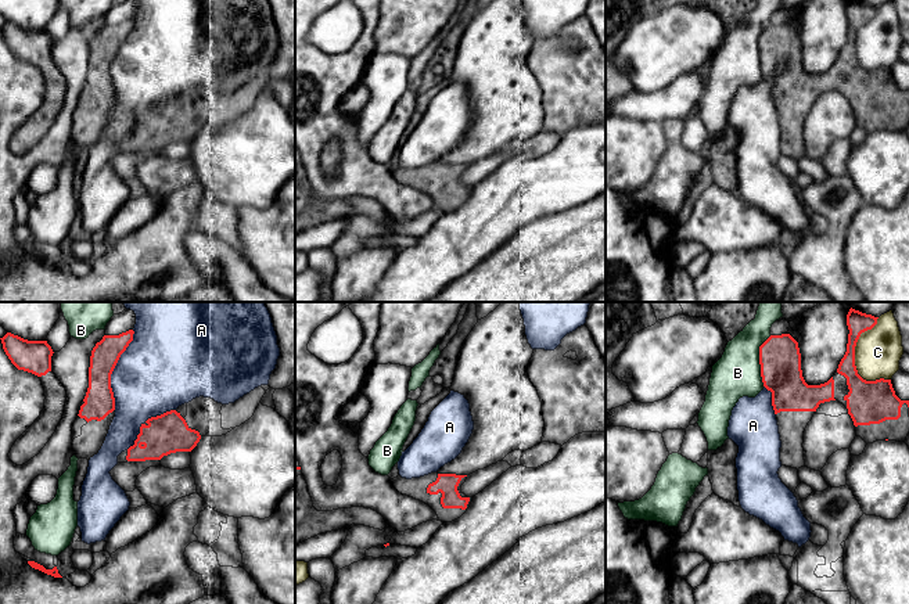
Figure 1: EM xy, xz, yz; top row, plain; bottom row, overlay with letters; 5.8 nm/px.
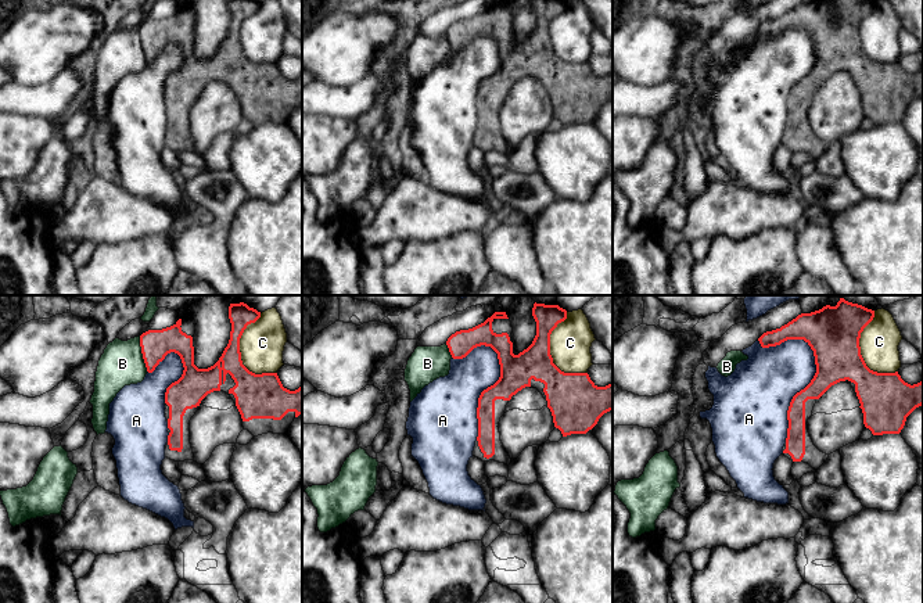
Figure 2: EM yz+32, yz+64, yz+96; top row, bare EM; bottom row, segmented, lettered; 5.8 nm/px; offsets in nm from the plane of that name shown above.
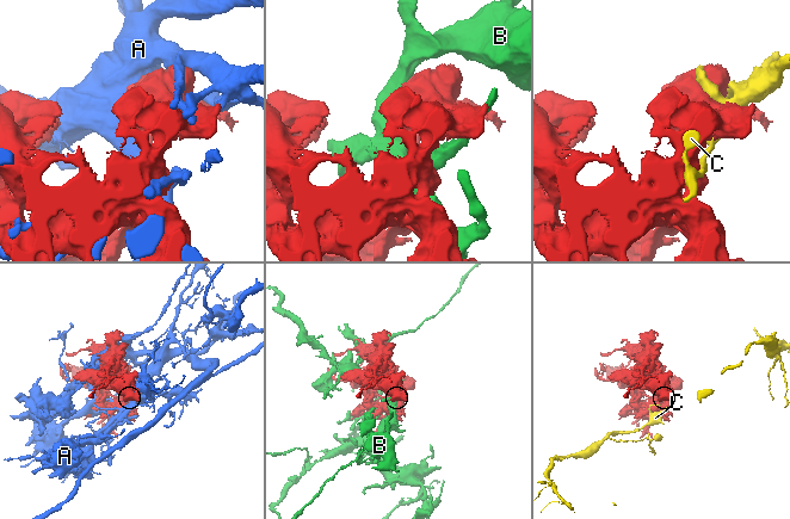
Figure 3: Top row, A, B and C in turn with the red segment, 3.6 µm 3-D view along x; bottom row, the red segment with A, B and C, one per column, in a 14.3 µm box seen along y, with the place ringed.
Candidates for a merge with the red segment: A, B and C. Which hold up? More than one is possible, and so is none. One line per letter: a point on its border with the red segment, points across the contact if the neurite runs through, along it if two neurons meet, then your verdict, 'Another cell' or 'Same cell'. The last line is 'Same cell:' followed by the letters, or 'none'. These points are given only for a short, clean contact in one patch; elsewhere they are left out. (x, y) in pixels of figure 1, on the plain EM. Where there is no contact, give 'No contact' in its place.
A: Touches red at xy (112, 60). Another cell
B: Touches red at yz (760, 50). Another cell
C: Touches red at yz (854, 38). Another cell
Same cell: none

